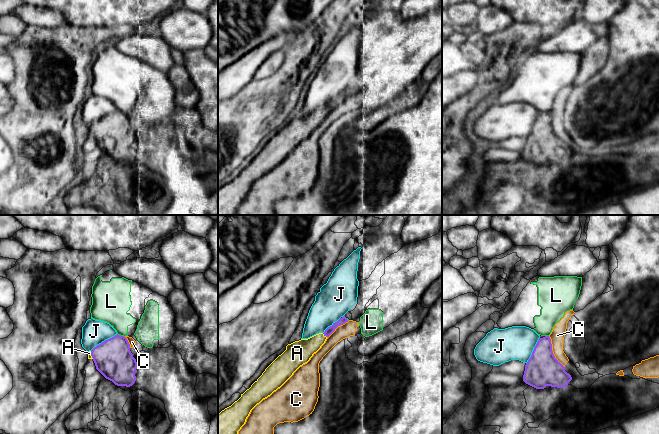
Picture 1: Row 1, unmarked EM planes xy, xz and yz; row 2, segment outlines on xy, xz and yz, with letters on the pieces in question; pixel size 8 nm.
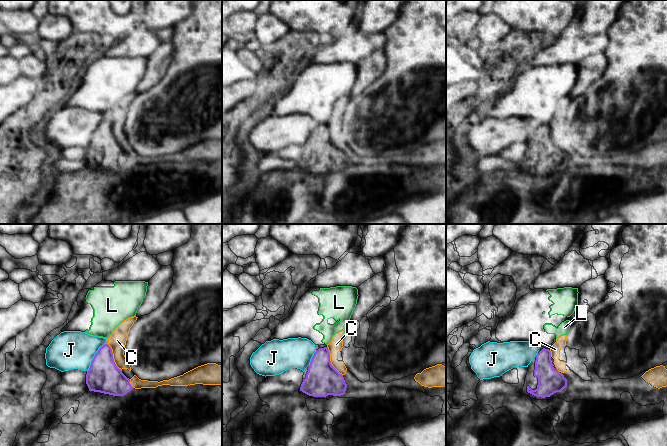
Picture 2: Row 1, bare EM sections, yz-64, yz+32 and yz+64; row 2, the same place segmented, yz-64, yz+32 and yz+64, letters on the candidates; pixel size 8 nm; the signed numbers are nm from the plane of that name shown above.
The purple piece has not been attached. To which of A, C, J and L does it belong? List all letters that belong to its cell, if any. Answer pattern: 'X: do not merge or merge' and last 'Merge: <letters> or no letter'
A: merge
C: do not merge
J: do not merge
L: do not merge
Merge: A

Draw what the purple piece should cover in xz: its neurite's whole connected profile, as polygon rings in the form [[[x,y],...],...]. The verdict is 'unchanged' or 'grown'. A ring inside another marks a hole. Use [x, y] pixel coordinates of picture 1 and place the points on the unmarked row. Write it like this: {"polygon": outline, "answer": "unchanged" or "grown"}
{"polygon": [[[344,91],[324,109],[288,120],[286,126],[265,145],[251,163],[218,190],[218,215],[237,215],[238,207],[245,200],[251,186],[280,164],[300,142],[307,139],[335,105],[346,98],[348,96]]], "answer": "grown"}

